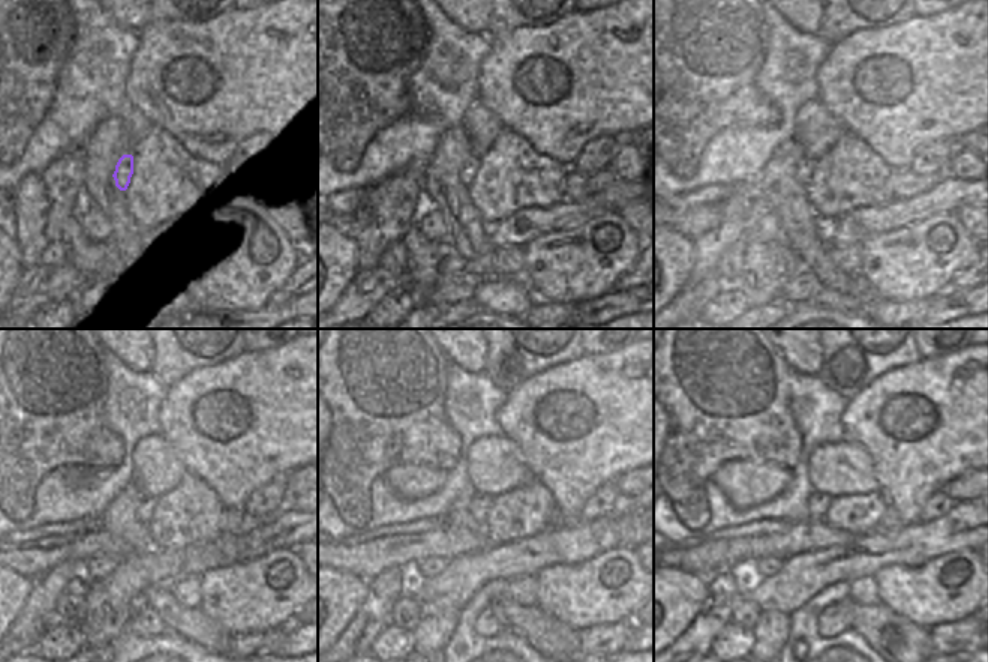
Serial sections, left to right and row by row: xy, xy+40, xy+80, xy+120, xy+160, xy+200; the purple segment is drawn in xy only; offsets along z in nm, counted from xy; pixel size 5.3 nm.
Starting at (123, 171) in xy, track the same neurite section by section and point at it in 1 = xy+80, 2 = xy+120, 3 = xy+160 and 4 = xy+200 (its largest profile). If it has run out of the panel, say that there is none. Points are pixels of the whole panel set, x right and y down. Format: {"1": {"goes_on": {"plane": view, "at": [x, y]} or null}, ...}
{"1": {"goes_on": {"plane": "xy+80", "at": [805, 167]}}, "2": {"goes_on": {"plane": "xy+120", "at": [144, 506]}}, "3": {"goes_on": {"plane": "xy+160", "at": [482, 503]}}, "4": {"goes_on": {"plane": "xy+200", "at": [817, 503]}}}

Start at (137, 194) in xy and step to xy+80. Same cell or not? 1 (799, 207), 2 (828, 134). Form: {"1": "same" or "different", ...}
{"1": "different", "2": "different"}

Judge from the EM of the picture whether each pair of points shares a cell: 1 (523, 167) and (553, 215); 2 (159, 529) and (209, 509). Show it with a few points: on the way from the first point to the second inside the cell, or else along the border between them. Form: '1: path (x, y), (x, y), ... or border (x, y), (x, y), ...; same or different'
1: border (561, 201), (544, 207), (522, 207), (514, 213); different
2: path (171, 526), (197, 509); same

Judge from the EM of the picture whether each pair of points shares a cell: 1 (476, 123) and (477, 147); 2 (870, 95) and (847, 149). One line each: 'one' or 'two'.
1: one
2: two

